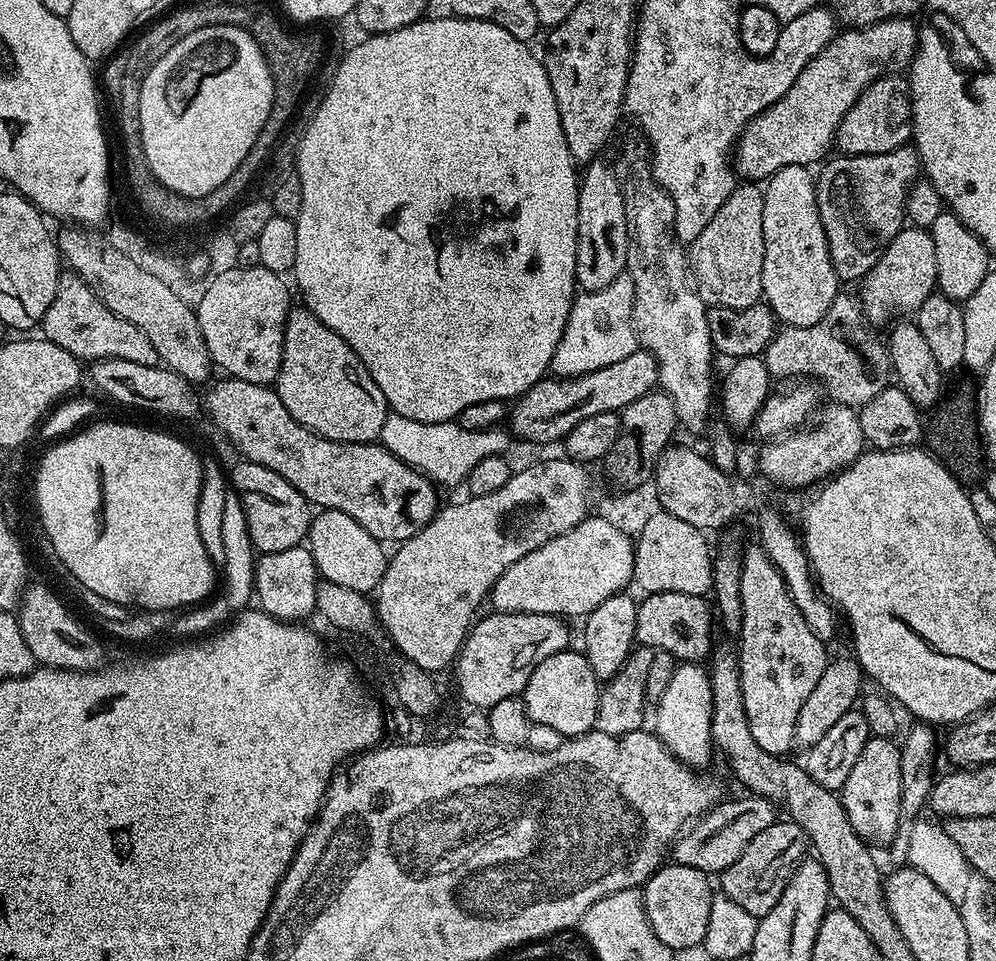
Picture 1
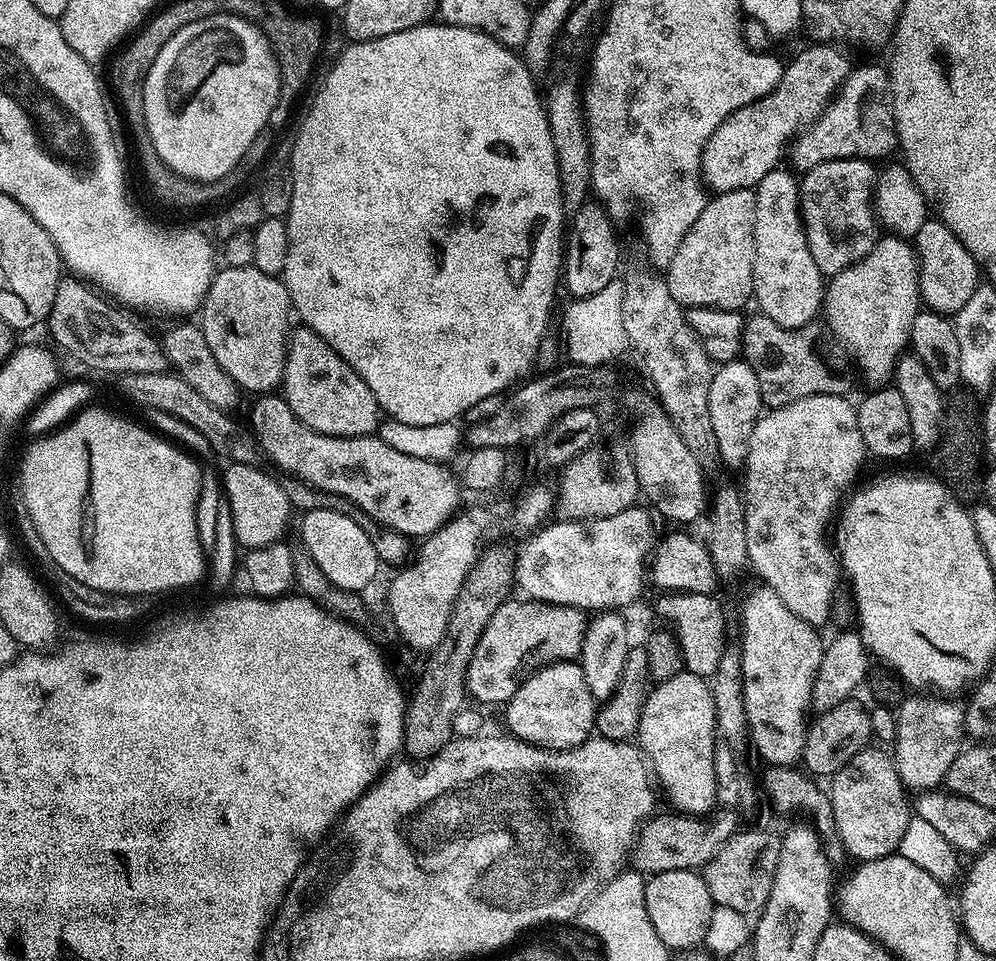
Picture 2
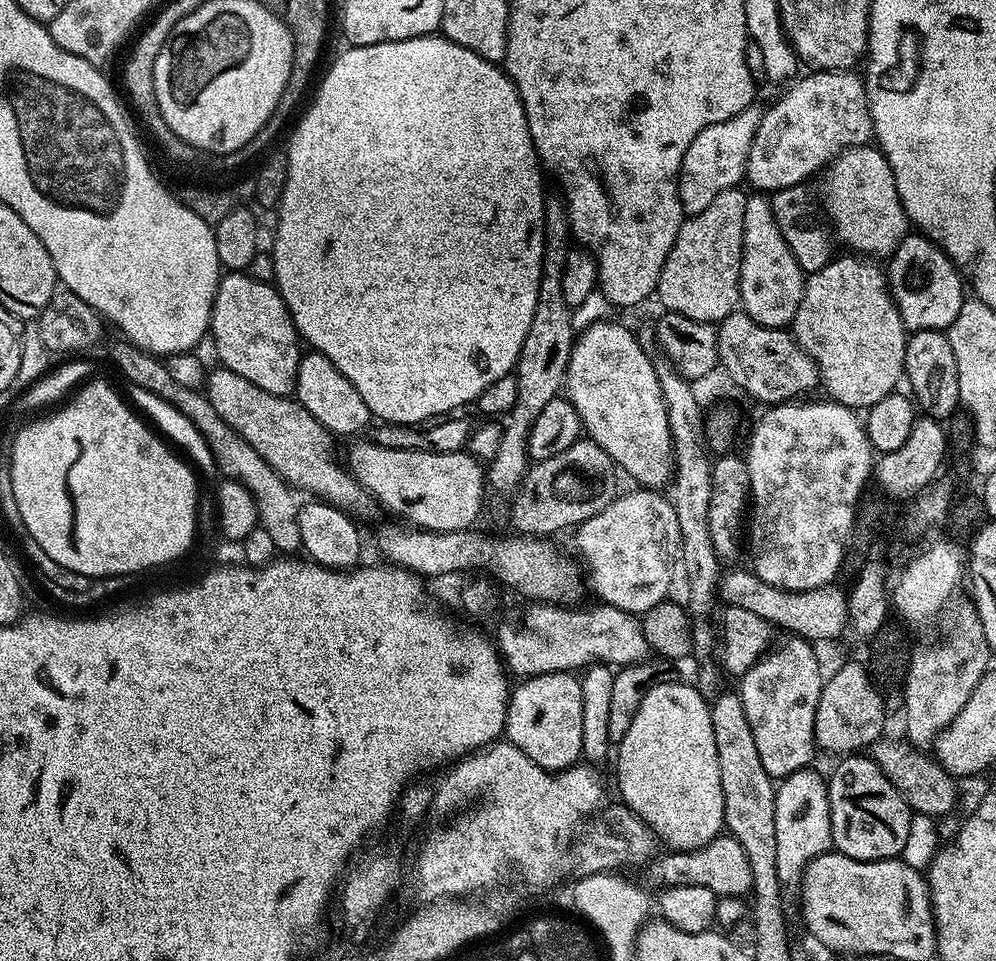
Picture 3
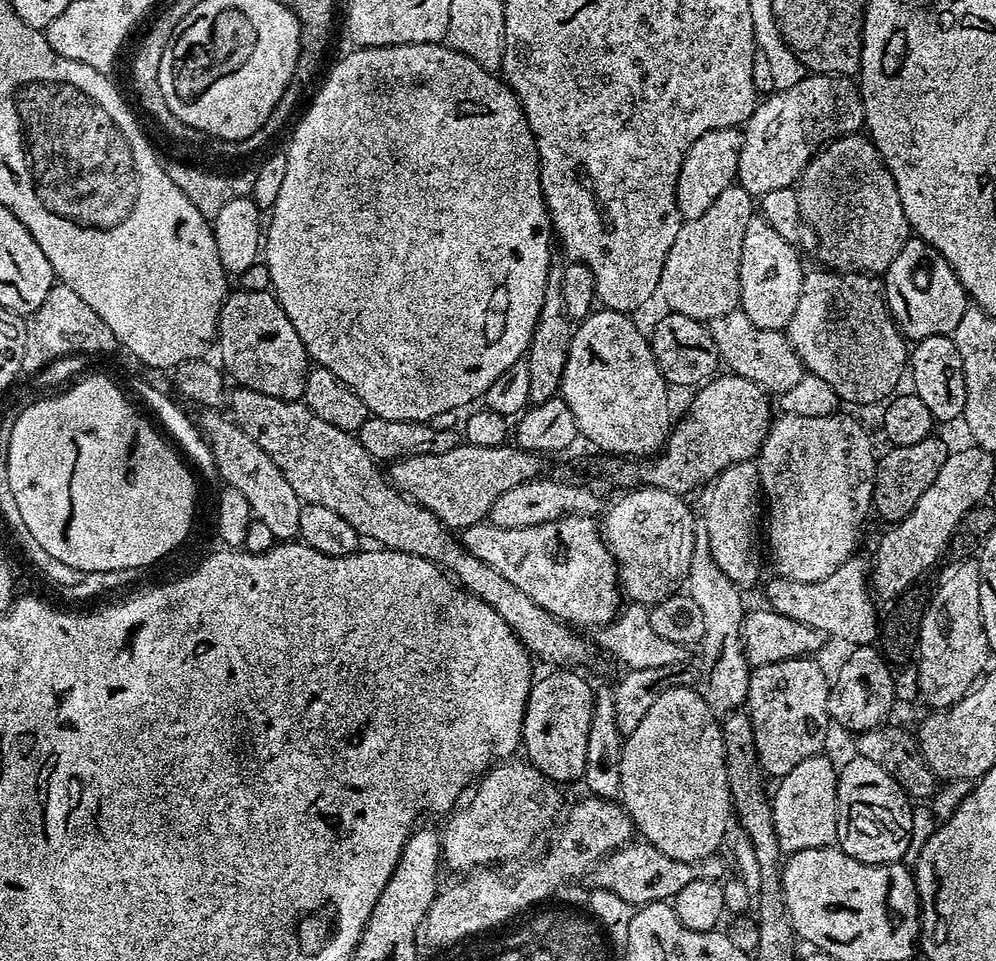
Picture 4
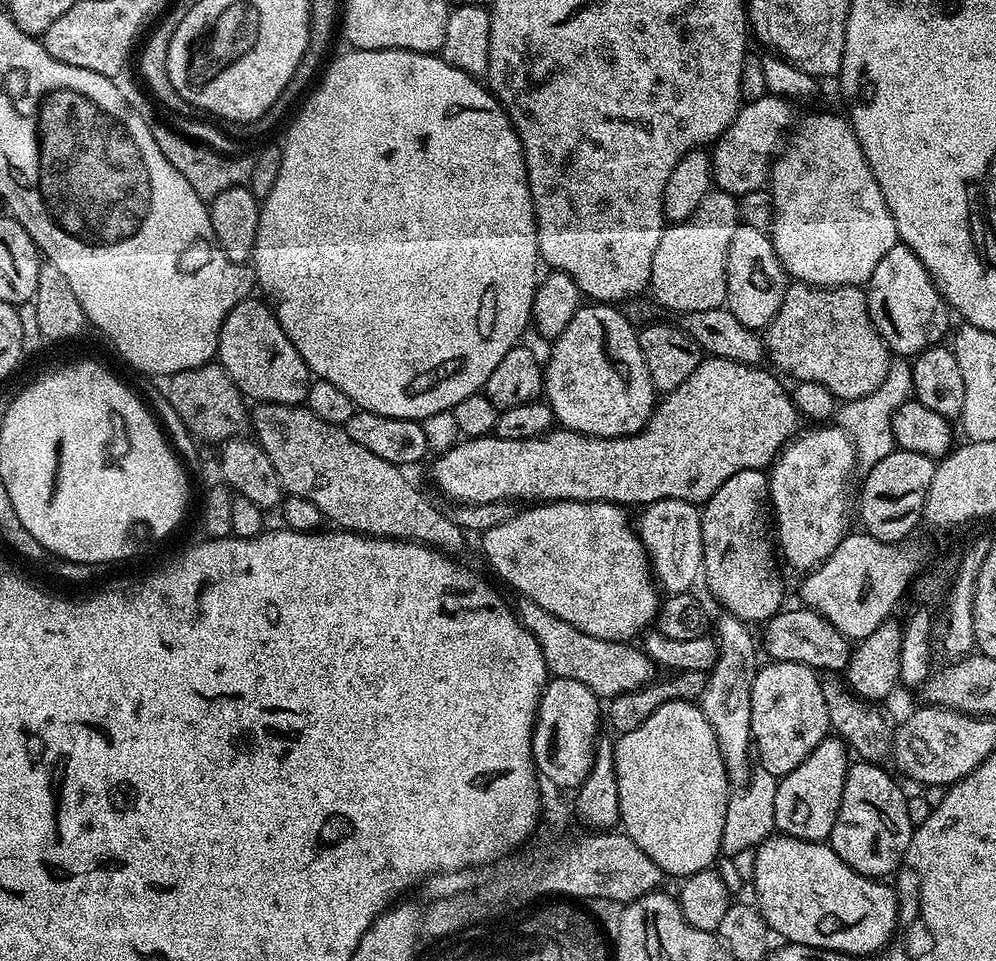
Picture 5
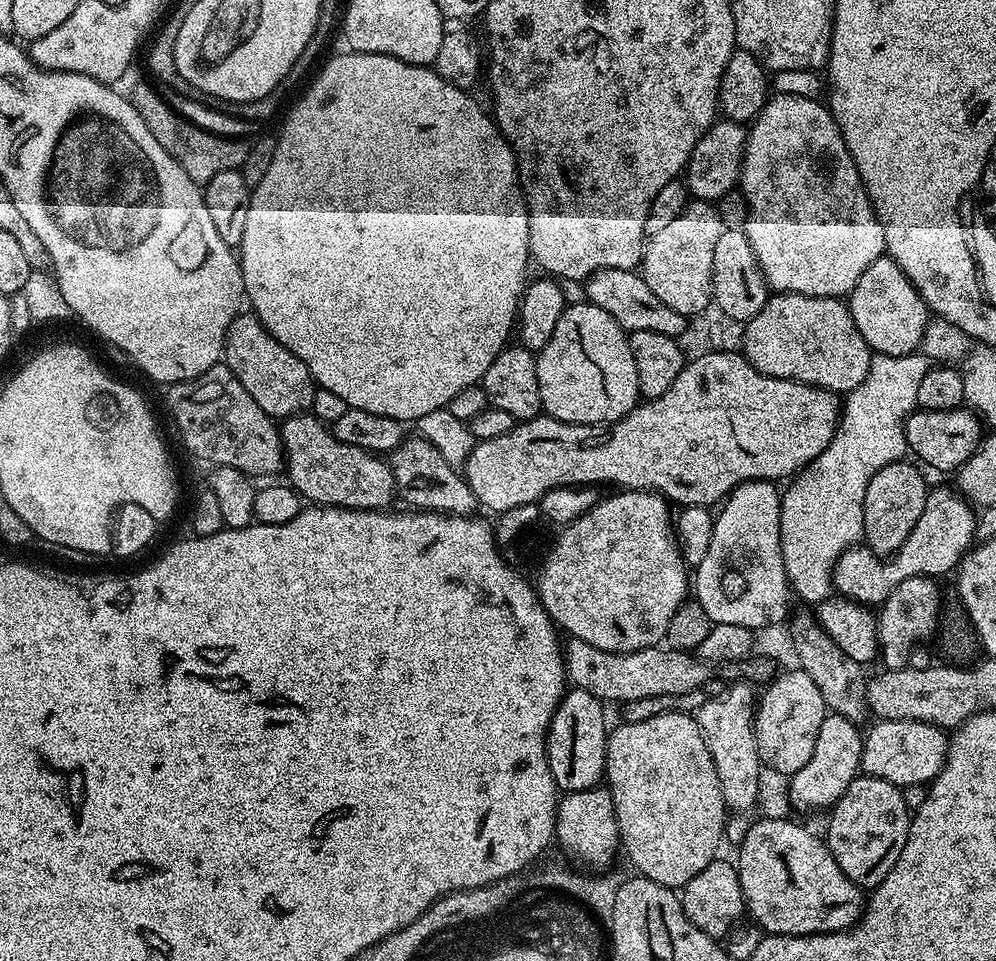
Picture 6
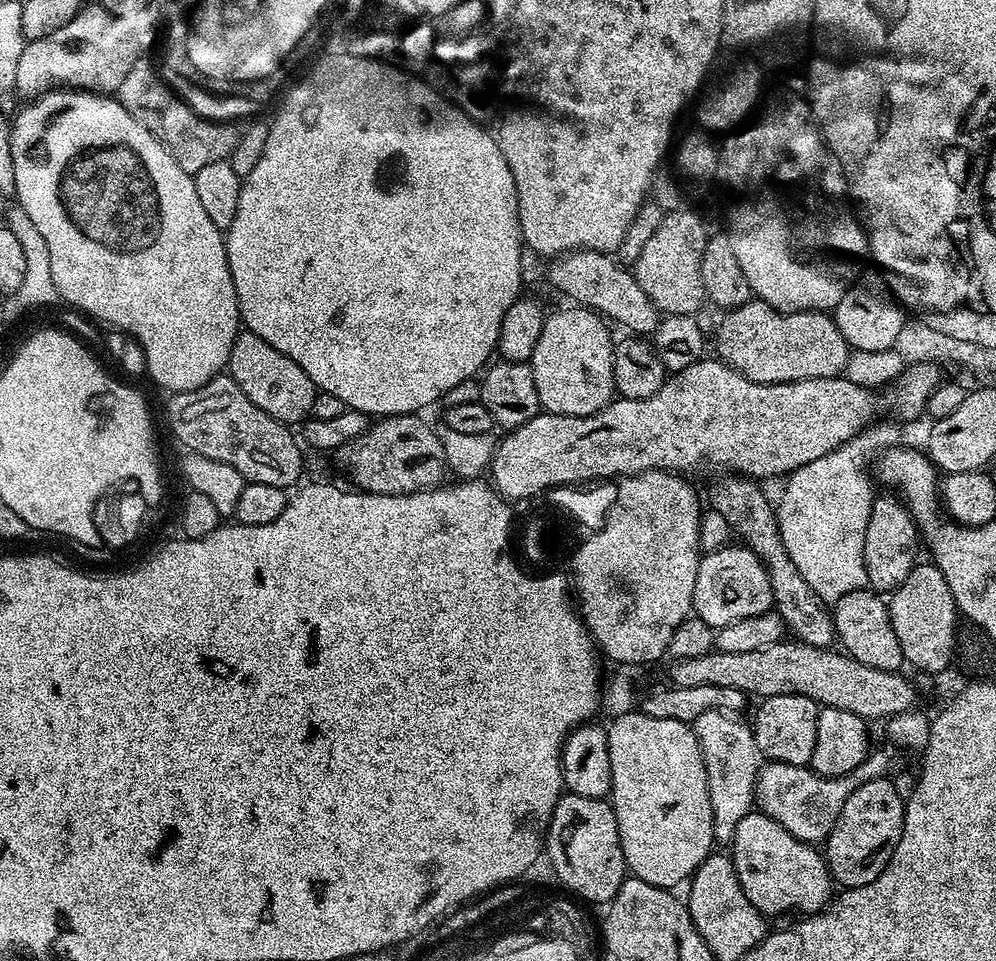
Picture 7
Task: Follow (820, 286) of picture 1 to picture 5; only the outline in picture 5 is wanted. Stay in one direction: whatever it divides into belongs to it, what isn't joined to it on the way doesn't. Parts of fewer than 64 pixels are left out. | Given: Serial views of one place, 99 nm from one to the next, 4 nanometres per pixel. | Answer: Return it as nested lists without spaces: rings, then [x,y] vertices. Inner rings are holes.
[[[741,222],[738,230],[734,230],[730,254],[726,258],[726,306],[730,314],[747,328],[767,328],[782,306],[789,283],[790,277],[774,250],[771,235]]]

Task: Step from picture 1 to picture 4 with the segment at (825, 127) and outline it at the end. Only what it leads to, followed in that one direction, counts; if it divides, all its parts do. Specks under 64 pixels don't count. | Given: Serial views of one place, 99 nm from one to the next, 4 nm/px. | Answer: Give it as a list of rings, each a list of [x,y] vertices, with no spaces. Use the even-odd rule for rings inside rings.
[[[739,127],[710,130],[702,134],[702,138],[698,138],[690,150],[686,150],[686,158],[678,170],[676,183],[676,201],[684,220],[693,220],[706,214],[706,210],[710,210],[714,203],[714,198],[718,198],[718,194],[722,194],[722,190],[729,188],[735,181],[741,135]]]

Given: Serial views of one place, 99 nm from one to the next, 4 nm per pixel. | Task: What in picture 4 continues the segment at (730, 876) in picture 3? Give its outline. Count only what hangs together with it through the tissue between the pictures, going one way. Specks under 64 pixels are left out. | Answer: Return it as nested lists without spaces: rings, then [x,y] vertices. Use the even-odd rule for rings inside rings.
[[[629,842],[623,848],[615,848],[608,855],[603,856],[598,862],[600,868],[596,870],[595,880],[602,890],[610,890],[618,894],[627,904],[639,906],[641,904],[658,904],[661,902],[675,901],[678,890],[690,886],[695,880],[714,880],[717,882],[725,879],[723,855],[707,856],[694,862],[678,862],[678,858],[670,858],[670,854],[662,854],[655,846],[647,842]]]

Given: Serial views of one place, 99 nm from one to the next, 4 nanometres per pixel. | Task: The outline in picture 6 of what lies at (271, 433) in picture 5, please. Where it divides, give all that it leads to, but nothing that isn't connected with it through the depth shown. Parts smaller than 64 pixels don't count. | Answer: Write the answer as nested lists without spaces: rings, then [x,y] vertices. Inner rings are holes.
[[[311,414],[289,416],[279,429],[287,479],[305,501],[326,508],[353,508],[363,512],[379,512],[393,507],[392,499],[395,501],[398,493],[387,459],[358,446],[338,442],[331,427]]]

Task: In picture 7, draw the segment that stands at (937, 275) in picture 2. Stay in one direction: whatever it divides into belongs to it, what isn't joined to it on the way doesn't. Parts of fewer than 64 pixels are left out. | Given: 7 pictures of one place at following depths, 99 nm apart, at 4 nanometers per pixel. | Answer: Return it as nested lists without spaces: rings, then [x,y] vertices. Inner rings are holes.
[[[871,271],[857,276],[834,309],[834,319],[842,338],[846,338],[849,349],[857,352],[895,349],[896,340],[906,325],[905,309],[893,296],[889,281],[879,271]]]

